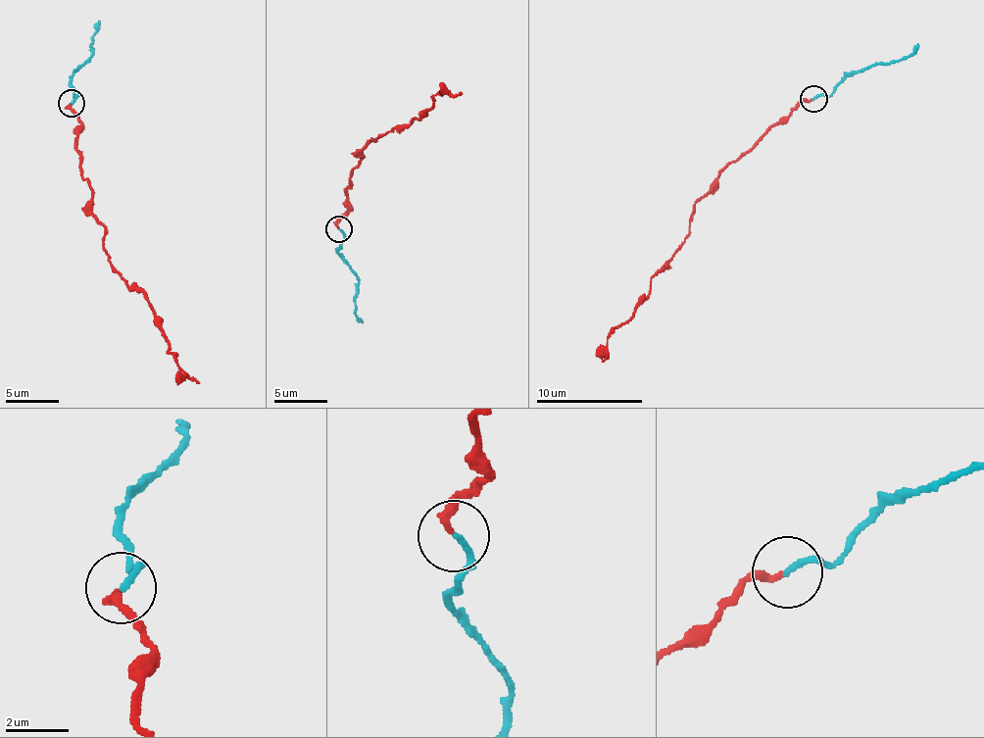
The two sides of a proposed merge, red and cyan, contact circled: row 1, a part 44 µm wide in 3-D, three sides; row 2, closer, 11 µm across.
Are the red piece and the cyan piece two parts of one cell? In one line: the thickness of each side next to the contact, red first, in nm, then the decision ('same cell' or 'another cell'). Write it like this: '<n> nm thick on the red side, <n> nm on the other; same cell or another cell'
240 nm thick on the red side, 190 nm on the other; same cell

